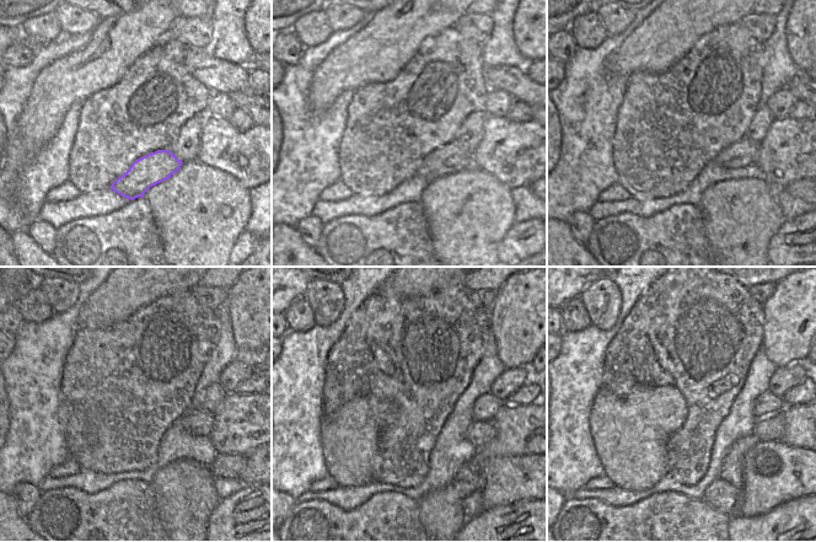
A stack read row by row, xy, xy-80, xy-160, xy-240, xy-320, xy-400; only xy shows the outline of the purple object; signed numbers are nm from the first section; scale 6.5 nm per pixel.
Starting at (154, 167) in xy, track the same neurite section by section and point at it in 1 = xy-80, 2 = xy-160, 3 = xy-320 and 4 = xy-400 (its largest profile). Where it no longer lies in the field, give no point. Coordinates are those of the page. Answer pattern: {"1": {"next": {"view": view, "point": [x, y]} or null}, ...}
{"1": {"next": {"view": "xy-80", "point": [449, 159]}}, "2": {"next": {"view": "xy-160", "point": [744, 153]}}, "3": {"next": {"view": "xy-320", "point": [481, 432]}}, "4": {"next": {"view": "xy-400", "point": [769, 429]}}}

